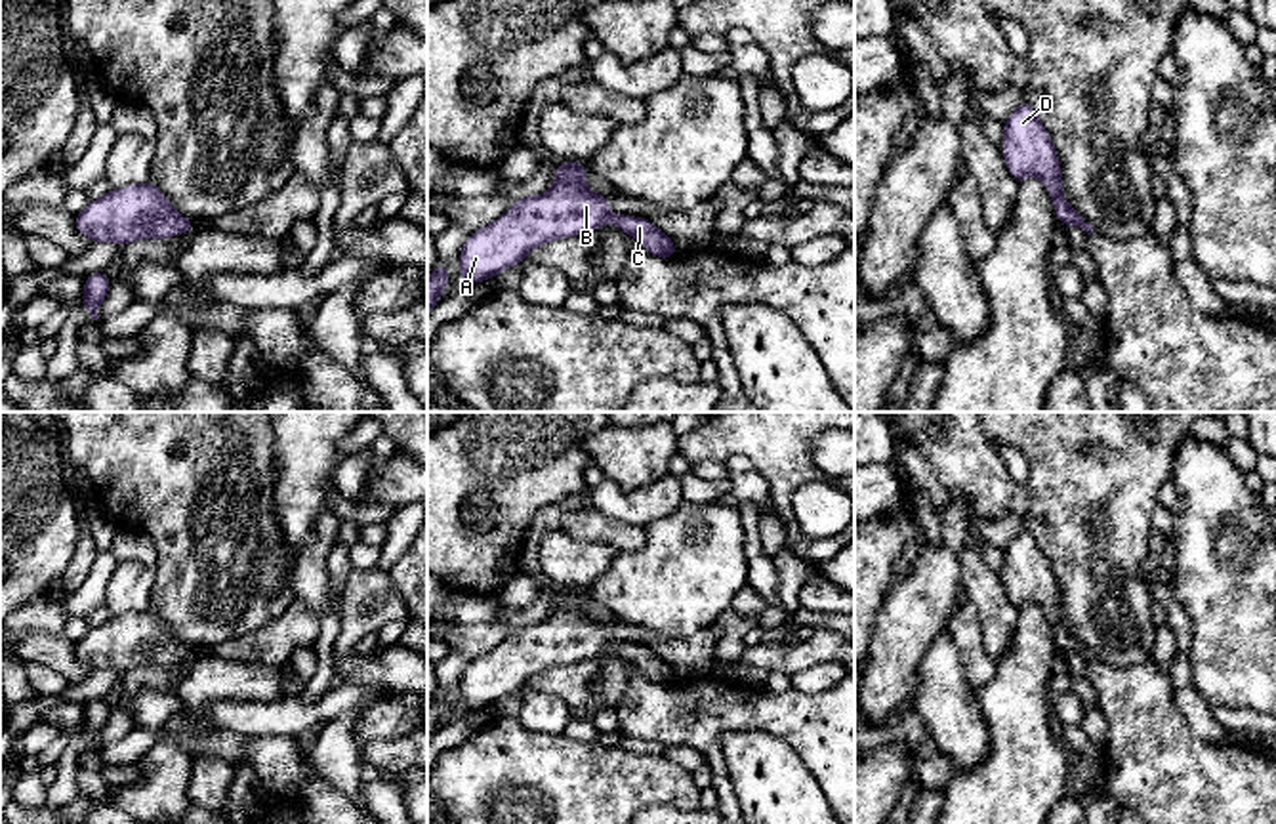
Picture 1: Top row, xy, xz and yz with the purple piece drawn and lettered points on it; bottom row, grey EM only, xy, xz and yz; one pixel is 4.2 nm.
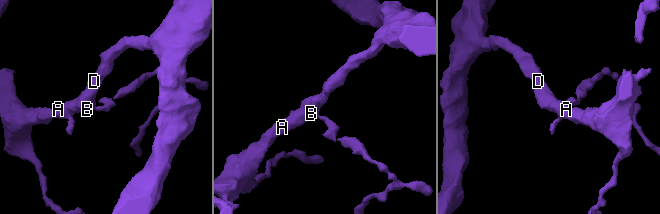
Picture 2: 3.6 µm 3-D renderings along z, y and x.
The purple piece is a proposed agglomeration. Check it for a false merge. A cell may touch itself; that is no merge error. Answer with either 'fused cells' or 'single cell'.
single cell

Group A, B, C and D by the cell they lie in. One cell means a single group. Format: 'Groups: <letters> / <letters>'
Groups: A B C D

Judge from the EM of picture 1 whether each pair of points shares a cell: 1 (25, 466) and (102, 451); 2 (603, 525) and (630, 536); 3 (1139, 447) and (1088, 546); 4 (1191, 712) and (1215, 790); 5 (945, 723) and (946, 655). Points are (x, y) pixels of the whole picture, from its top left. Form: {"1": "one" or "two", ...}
{"1": "two", "2": "one", "3": "one", "4": "two", "5": "one"}

